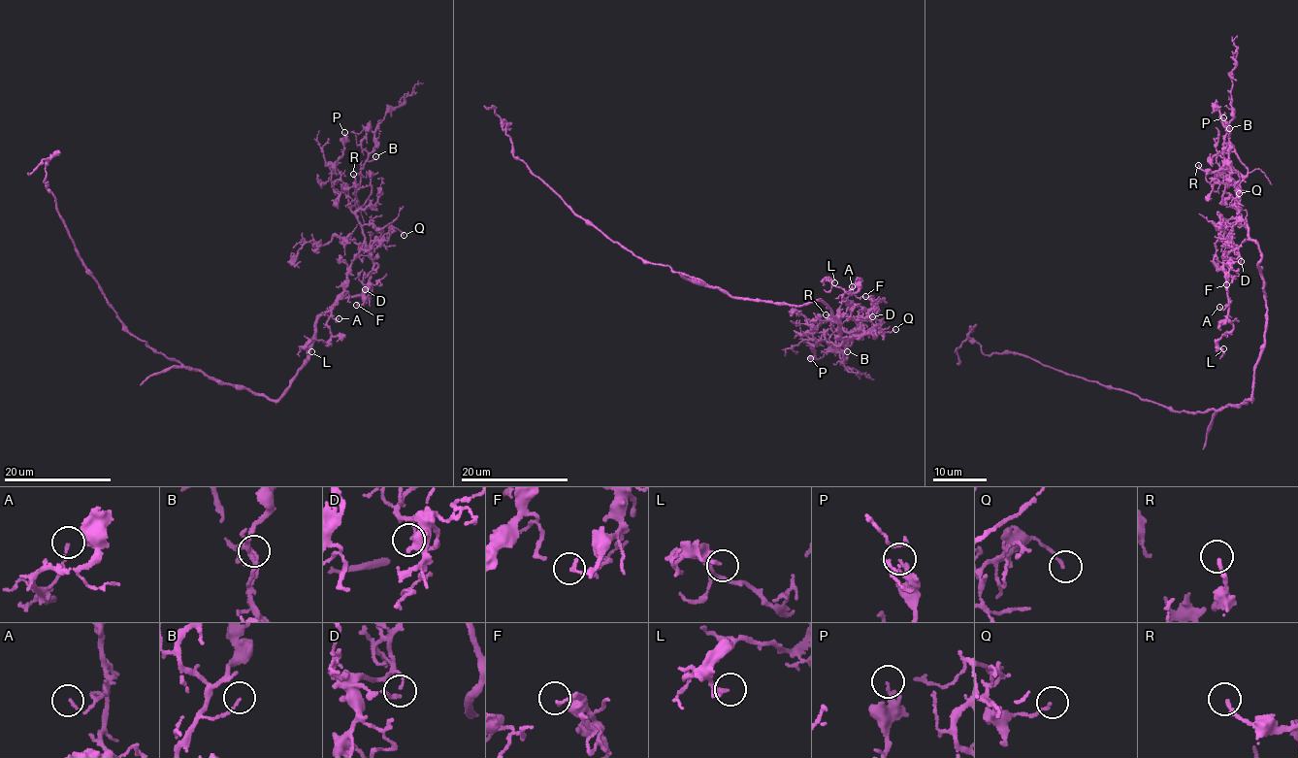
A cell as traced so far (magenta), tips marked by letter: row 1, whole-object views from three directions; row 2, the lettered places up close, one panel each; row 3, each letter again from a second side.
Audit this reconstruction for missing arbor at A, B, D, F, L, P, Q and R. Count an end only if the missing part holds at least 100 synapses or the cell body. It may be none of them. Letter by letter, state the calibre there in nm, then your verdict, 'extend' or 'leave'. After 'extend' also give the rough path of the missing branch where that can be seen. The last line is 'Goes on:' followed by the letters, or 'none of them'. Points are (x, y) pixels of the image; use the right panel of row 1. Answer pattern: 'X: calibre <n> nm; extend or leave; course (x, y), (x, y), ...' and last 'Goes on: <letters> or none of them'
A: calibre 90 nm; leave
B: calibre 110 nm; leave
D: calibre 120 nm; leave
F: calibre 170 nm; leave
L: calibre 200 nm; leave
P: calibre 200 nm; leave
Q: calibre 130 nm; leave
R: calibre 180 nm; leave
Goes on: none of them

